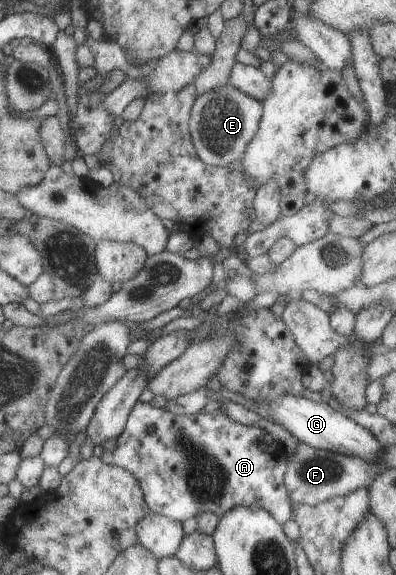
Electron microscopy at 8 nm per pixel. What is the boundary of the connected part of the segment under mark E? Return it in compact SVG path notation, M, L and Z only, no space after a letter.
M227 83L201 92L193 102L188 130L197 157L213 167L235 166L243 157L246 145L255 135L261 117L262 103Z

